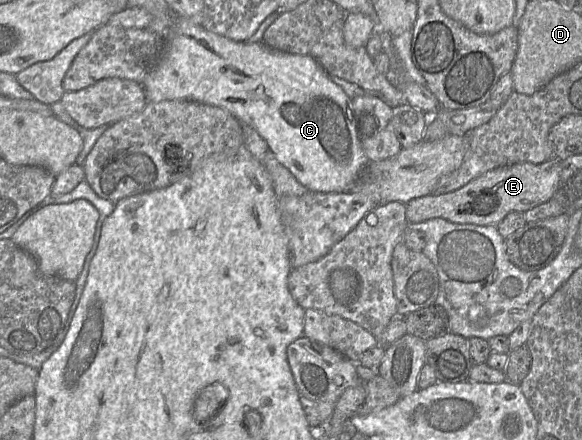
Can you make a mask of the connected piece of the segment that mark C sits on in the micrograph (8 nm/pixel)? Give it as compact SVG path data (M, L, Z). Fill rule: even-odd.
M174 16L163 53L147 72L141 85L147 102L185 99L224 108L241 124L253 127L277 160L309 191L348 191L368 163L351 98L310 55L276 51L264 43L236 42L212 33L189 19Z

